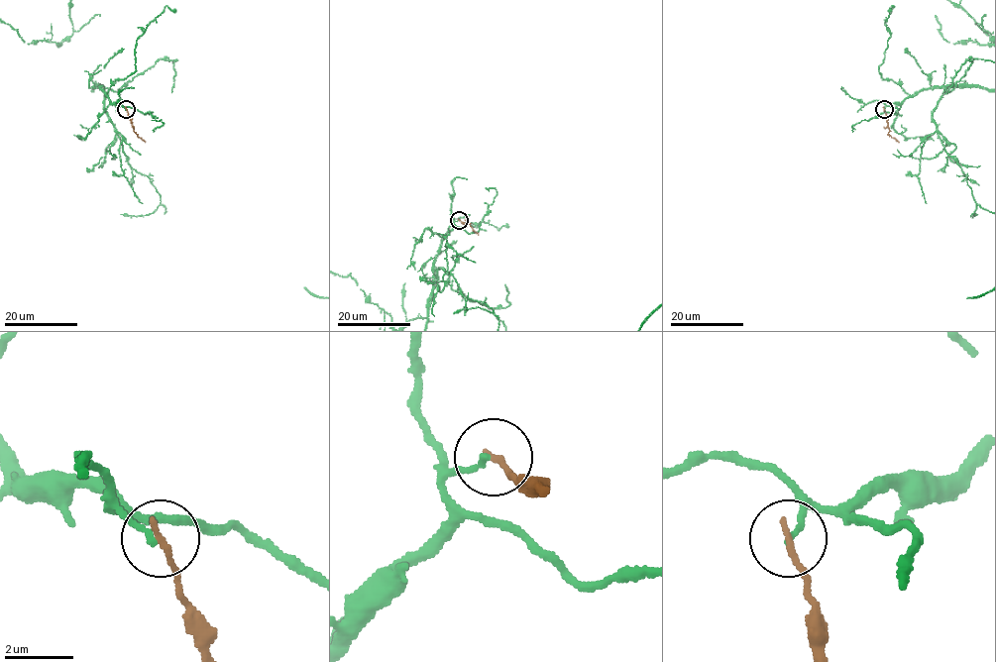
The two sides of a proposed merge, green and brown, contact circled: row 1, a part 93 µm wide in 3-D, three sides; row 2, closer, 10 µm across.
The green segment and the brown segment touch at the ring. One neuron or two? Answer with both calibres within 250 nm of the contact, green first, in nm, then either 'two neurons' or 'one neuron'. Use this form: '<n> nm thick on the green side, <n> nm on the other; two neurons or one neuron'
160 nm thick on the green side, 200 nm on the other; two neurons

